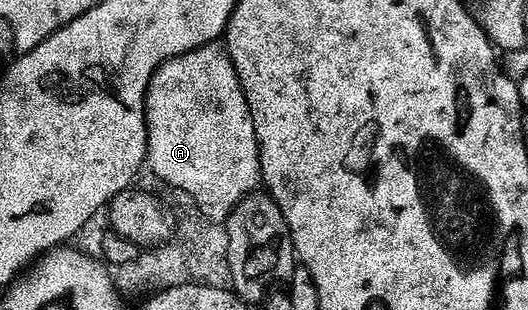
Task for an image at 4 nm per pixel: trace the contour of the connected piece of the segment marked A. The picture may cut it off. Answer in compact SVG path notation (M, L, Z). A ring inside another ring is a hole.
M221 42L191 50L174 60L168 60L153 75L149 93L145 96L145 125L149 127L148 167L163 182L191 196L209 220L228 221L236 208L250 199L262 183L261 148L251 118L249 103L241 88L235 66Z

